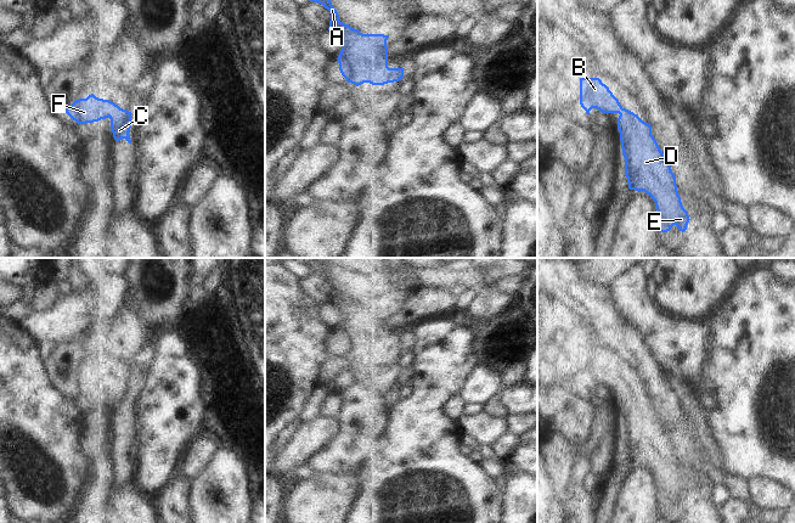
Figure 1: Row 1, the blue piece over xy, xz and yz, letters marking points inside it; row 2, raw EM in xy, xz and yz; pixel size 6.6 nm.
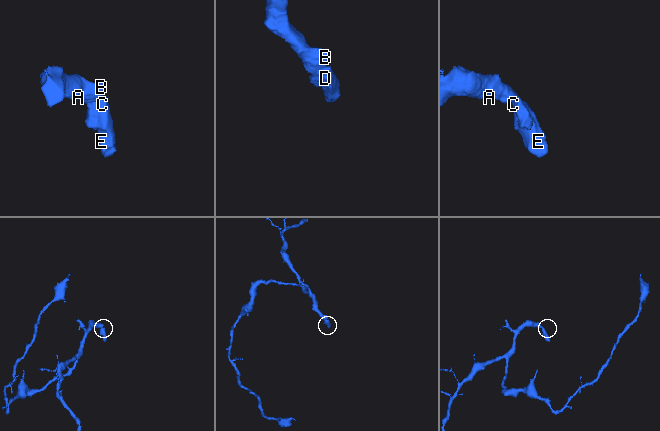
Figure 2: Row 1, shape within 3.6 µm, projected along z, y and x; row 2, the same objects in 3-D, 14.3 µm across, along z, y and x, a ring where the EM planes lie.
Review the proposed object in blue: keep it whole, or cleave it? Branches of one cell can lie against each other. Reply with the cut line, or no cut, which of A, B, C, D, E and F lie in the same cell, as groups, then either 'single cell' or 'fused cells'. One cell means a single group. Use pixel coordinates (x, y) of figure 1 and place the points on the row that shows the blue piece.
cut none; groups A B C D E F; single cell

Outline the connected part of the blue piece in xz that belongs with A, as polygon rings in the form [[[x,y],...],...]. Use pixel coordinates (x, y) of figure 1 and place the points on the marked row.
[[[331,0],[310,1],[321,4],[331,12],[328,30],[340,40],[339,71],[348,83],[359,86],[363,83],[384,85],[402,80],[404,68],[388,67],[387,40],[389,35],[362,34],[339,19]]]

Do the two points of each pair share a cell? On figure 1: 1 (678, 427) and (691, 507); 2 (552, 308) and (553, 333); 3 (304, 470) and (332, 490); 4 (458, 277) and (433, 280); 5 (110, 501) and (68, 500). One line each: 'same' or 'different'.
1: same
2: same
3: different
4: same
5: different

